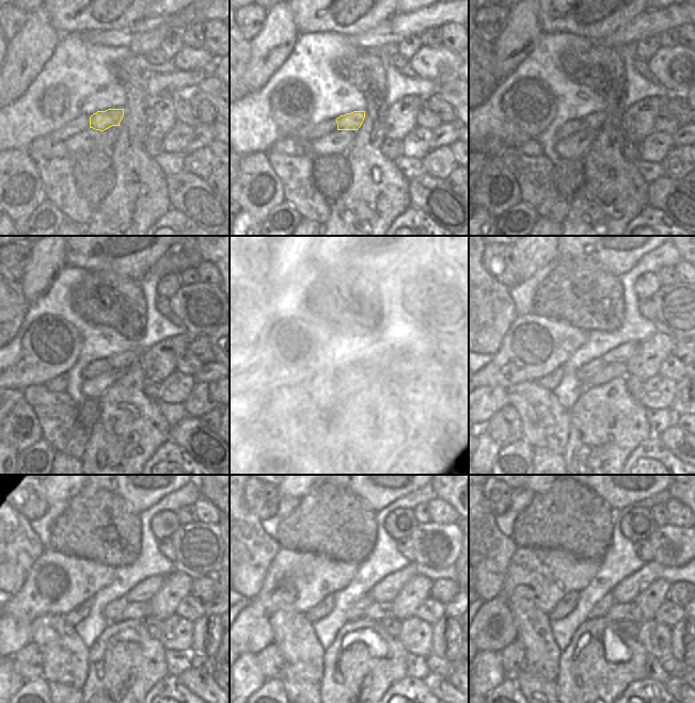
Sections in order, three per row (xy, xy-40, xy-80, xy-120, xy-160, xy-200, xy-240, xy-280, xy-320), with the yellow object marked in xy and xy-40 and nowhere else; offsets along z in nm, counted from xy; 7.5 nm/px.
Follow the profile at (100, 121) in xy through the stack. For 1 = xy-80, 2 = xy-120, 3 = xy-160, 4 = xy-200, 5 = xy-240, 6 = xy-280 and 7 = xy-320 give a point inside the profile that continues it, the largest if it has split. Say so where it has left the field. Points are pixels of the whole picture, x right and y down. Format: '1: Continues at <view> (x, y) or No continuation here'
1: Continues at xy-80 (595, 121)
2: Continues at xy-120 (122, 361)
3: Continues at xy-160 (369, 362)
4: Continues at xy-200 (619, 354)
5: Continues at xy-240 (146, 589)
6: Continues at xy-280 (387, 590)
7: Continues at xy-320 (628, 590)

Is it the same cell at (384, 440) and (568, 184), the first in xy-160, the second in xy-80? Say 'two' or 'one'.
two

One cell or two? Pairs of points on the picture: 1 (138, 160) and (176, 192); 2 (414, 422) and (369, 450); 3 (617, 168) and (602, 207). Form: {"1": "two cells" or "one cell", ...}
{"1": "two cells", "2": "two cells", "3": "one cell"}

